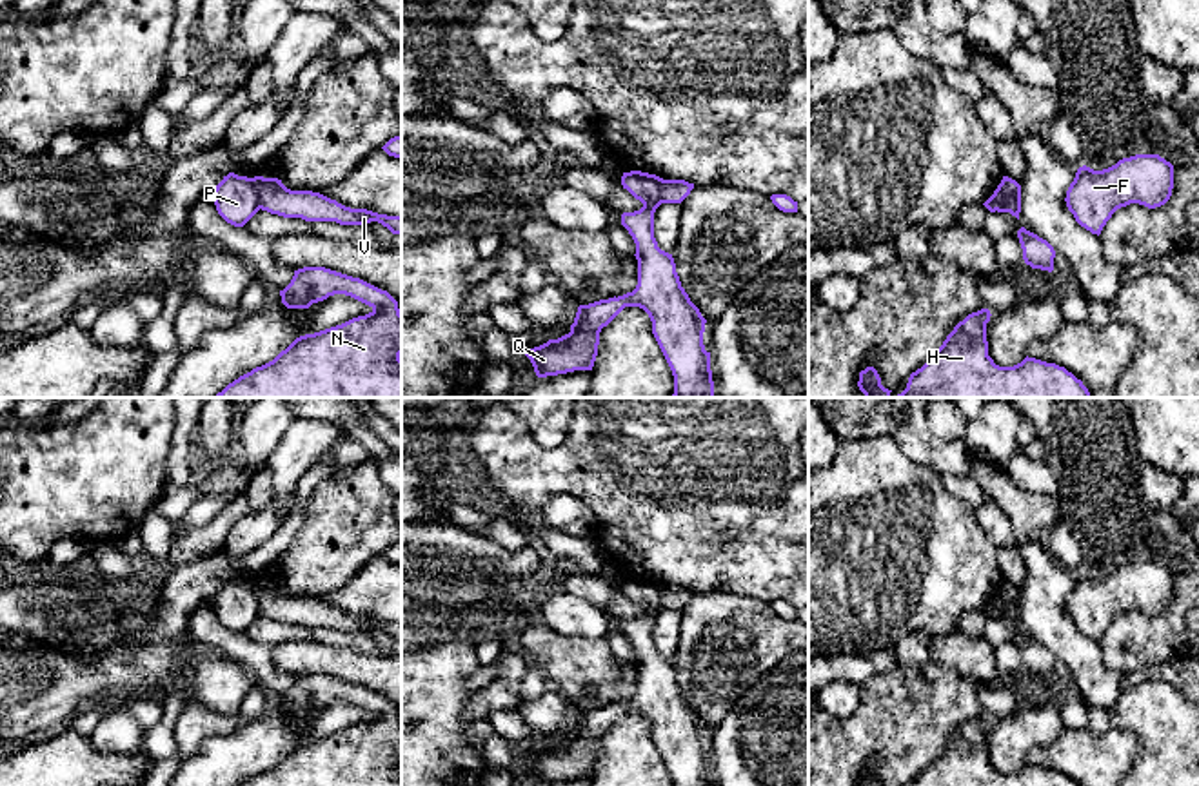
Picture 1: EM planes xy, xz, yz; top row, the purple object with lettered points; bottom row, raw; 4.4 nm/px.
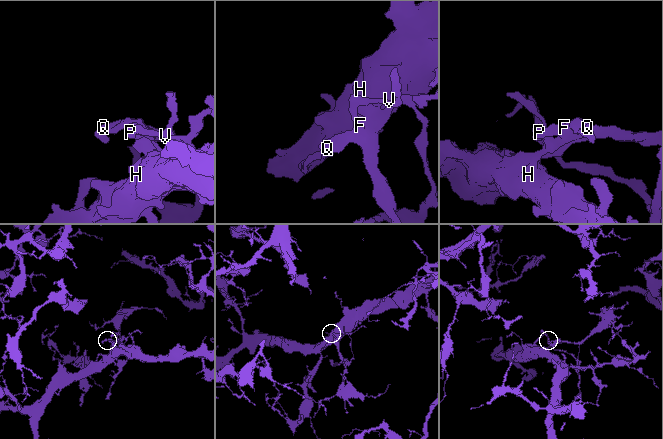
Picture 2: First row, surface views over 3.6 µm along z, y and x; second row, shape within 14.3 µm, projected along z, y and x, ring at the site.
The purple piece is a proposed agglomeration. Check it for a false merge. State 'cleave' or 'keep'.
cleave

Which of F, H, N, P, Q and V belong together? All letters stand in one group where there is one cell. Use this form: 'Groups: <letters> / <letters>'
Groups: F H N P Q / V

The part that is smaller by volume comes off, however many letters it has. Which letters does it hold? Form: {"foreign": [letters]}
{"foreign": ["V"]}

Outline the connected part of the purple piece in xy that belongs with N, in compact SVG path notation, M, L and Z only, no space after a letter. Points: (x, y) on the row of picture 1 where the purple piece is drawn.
M325 267L294 270L291 283L280 290L287 309L309 309L334 294L351 296L372 310L296 338L272 361L240 376L214 398L401 398L401 312L387 290Z

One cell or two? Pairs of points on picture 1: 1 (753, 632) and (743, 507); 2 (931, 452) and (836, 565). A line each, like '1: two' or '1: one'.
1: two
2: two

